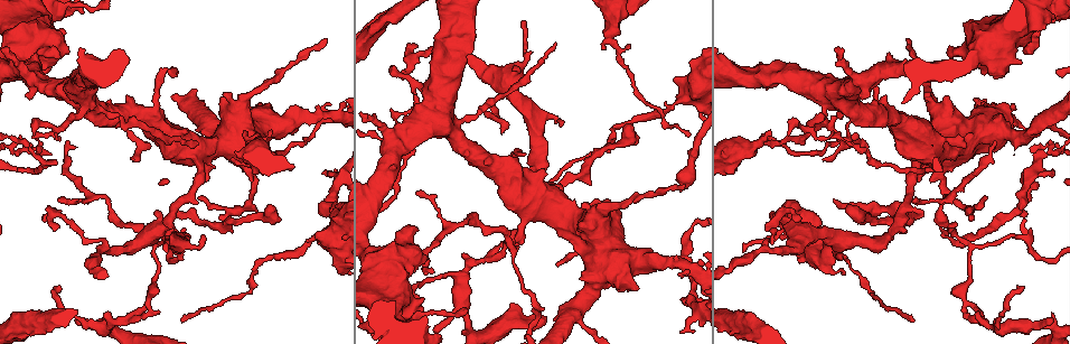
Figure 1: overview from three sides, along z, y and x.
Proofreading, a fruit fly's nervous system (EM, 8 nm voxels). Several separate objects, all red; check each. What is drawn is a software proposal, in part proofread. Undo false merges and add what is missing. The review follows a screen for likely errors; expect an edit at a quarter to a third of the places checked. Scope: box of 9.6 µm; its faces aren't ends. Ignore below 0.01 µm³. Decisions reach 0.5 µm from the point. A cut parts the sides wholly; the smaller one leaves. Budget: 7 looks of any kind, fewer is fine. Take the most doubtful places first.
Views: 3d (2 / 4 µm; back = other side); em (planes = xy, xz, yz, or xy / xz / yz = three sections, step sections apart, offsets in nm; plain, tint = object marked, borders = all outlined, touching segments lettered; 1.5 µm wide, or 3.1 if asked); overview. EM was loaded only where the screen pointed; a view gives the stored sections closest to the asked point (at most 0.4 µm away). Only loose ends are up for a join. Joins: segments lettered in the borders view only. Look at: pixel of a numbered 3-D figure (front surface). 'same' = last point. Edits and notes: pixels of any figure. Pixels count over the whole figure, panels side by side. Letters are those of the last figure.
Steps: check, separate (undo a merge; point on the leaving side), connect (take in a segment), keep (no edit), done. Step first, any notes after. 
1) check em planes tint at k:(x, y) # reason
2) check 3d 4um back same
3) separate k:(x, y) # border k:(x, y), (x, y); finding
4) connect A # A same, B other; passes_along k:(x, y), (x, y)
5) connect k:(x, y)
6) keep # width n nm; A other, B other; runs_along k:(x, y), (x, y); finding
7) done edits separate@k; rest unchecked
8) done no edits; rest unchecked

check 3d 4um back at 1:(427, 274)

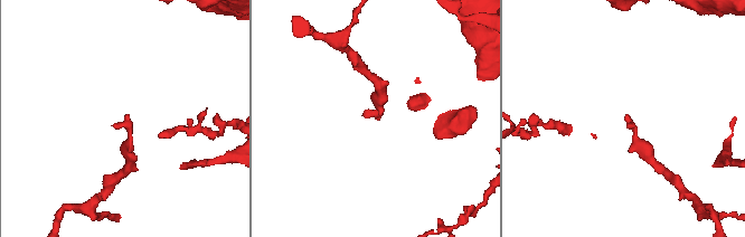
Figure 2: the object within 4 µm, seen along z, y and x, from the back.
check em planes tint at 2:(626, 114) # now the EM

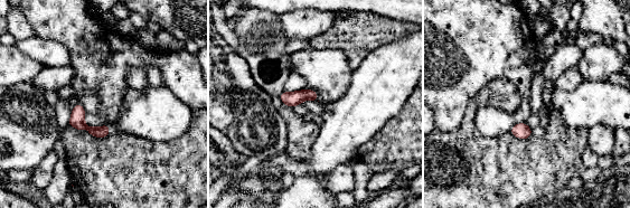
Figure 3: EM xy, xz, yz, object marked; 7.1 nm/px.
check em planes borders same # what lies round it

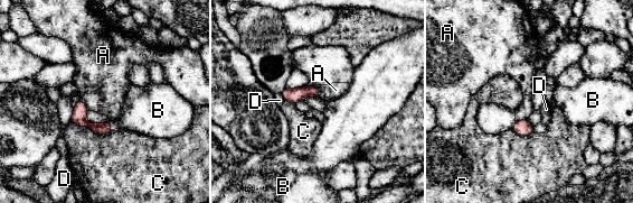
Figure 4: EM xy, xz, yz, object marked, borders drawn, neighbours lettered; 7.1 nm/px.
keep # A other, B other, C other, D other; no lettered segment goes on from it

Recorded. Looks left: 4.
check em xz step 4 tint at 1:(620, 51) # sudden change in width

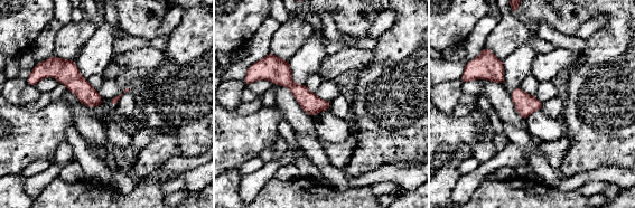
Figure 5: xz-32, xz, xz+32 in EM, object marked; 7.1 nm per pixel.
check em xz step 4 borders same

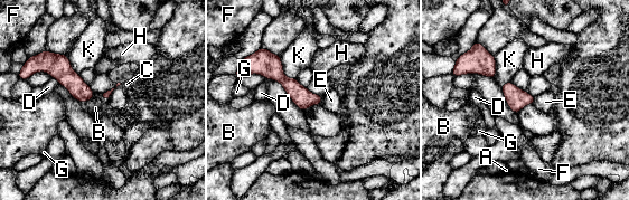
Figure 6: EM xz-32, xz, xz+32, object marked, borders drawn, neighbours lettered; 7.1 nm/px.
keep # A other, B other, C other, D other, E other, F other, G other, H other, K other; one neuron here

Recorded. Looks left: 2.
check em yz step 8 borders at 1:(516, 244) # thin end

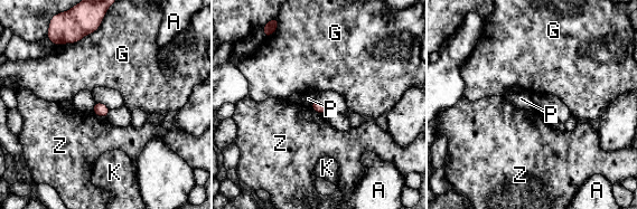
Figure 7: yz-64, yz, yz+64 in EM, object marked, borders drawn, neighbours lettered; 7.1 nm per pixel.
check em planes borders same

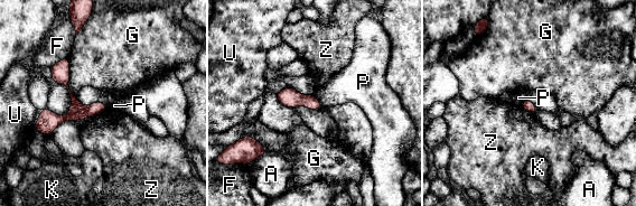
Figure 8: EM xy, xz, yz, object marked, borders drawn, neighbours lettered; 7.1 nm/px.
keep # A other, F other, G other, K other, P other, U other, Z other; border 8:(108, 106), (81, 121); none of them fits

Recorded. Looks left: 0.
done no edits; rest unchecked

